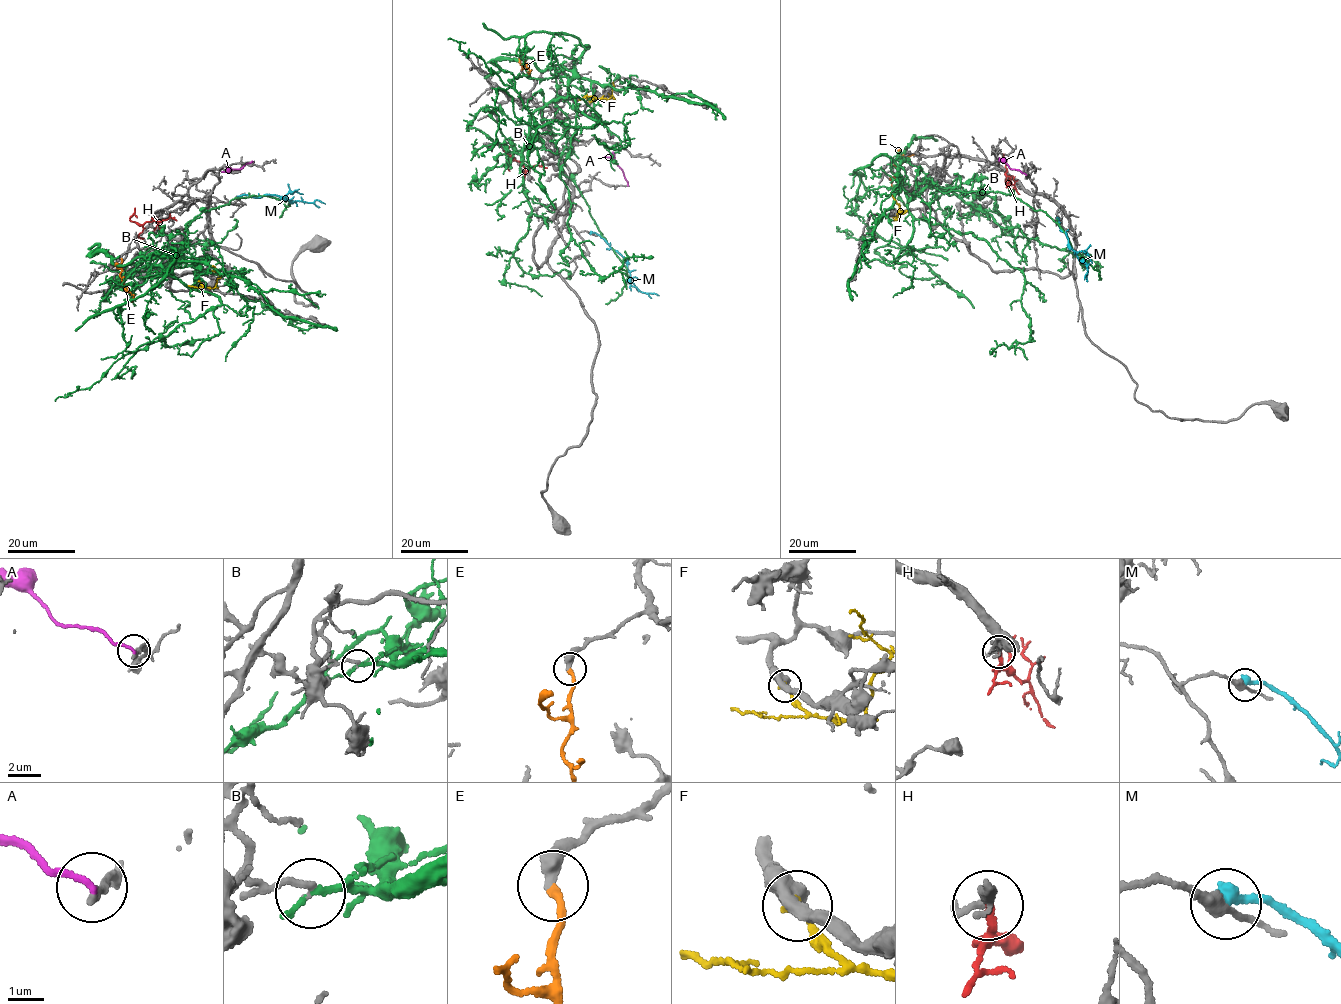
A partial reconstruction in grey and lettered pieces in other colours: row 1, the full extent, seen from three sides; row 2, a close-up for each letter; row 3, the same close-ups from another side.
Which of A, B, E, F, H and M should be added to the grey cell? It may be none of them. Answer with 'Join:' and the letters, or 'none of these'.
Join: E, H

